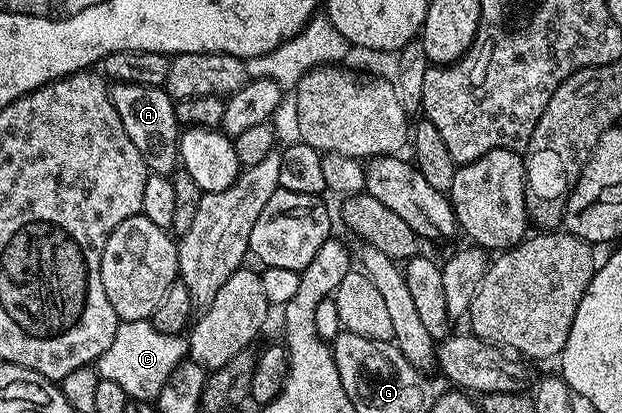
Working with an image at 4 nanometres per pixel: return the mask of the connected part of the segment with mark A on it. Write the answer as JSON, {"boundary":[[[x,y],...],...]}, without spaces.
{"boundary":[[[115,82],[110,87],[110,100],[116,105],[116,113],[120,113],[120,121],[124,124],[124,133],[132,137],[132,145],[144,157],[147,172],[156,175],[173,176],[179,166],[178,136],[180,124],[174,112],[175,100],[162,87],[149,87],[135,83]]]}

